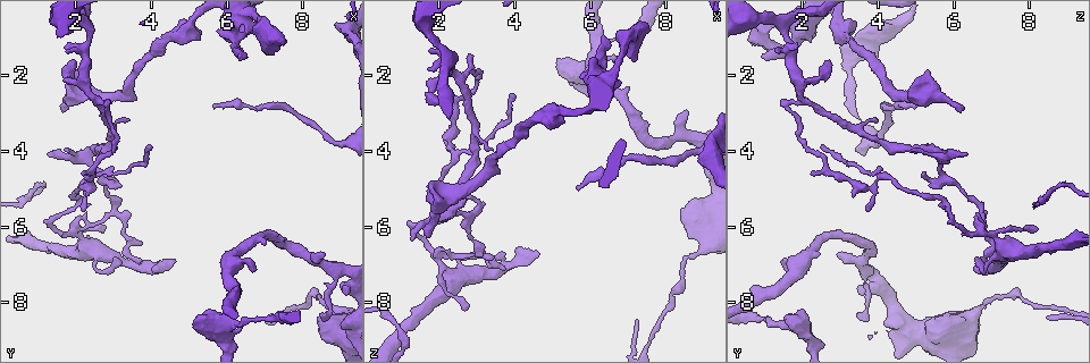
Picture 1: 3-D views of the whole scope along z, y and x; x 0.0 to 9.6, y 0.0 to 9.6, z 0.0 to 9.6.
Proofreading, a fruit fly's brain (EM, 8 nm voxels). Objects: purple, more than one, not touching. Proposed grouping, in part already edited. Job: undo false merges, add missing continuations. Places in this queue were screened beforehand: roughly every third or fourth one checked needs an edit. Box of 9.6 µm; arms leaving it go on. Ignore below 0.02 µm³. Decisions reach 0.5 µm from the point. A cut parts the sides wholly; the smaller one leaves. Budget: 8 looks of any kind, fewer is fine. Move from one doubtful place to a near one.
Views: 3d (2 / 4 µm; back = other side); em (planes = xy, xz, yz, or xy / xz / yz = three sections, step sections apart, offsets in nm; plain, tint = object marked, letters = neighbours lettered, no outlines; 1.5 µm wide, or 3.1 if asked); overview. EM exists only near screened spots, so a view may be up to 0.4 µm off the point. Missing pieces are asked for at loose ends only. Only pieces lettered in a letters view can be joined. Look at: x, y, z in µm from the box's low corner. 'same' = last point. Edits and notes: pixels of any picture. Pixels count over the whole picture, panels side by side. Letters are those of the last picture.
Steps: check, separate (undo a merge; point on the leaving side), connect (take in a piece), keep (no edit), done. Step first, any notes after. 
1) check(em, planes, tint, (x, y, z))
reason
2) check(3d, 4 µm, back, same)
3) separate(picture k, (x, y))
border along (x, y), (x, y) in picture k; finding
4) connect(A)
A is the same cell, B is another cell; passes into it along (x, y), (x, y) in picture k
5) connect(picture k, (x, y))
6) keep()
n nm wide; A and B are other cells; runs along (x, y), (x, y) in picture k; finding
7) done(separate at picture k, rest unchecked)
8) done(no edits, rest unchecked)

check(em, planes, letters, (4.65, 6.90, 6.80))
an open end

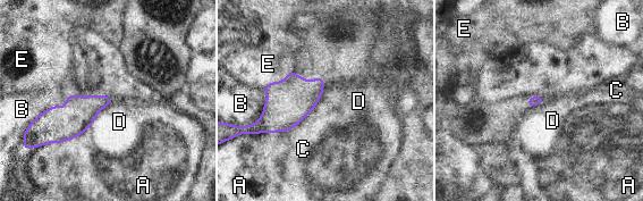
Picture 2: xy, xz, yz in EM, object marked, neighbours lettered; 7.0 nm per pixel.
keep()
A, B, C, D and E are other cells; border along (112, 100), (100, 110), (95, 119) in picture 2; no lettered piece goes on from it

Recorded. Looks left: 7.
check(em, planes, tint, (3.00, 5.55, 6.75))
two arms in line, one across

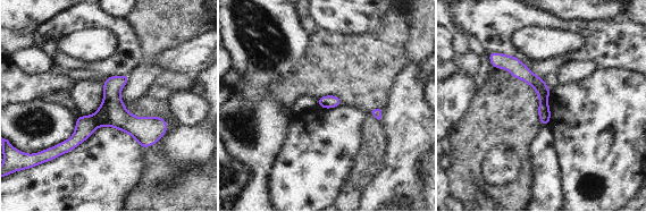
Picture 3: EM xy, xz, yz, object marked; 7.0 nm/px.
check(em, planes, letters, same)
see the neighbours

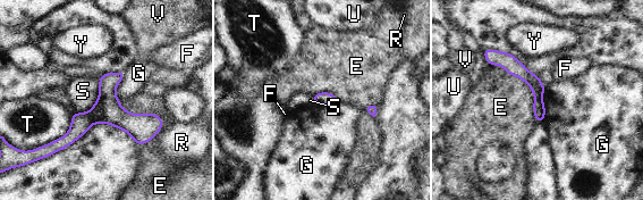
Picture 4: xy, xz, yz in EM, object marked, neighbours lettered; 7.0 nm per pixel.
separate(picture 4, (82, 122))
100 nm wide; E, F, G, R, S, T, U, V and Y are other cells; two cells meet here

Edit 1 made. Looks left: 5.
check(overview)
see it whole again

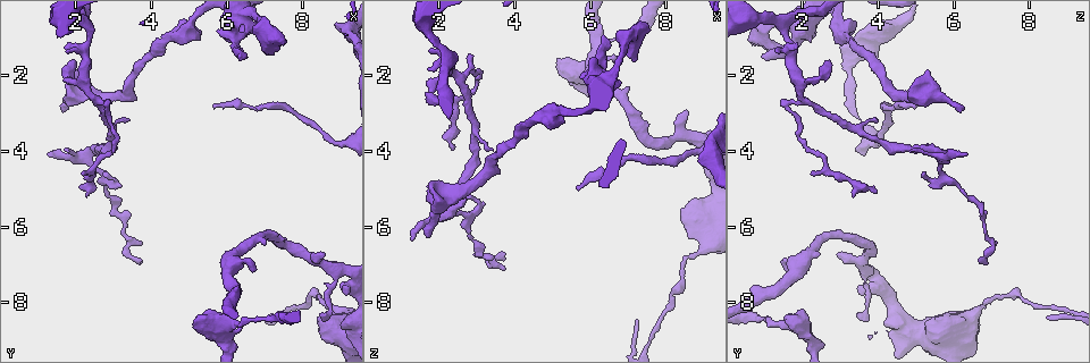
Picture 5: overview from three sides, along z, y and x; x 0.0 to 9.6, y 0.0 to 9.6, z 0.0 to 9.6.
check(em, xz, step 8, tint, (2.30, 5.15, 3.90))
an open end

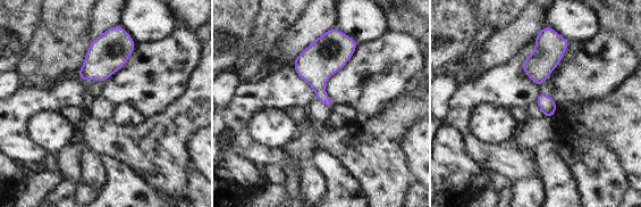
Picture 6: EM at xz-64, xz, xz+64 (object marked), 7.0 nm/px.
check(em, planes, letters, same)

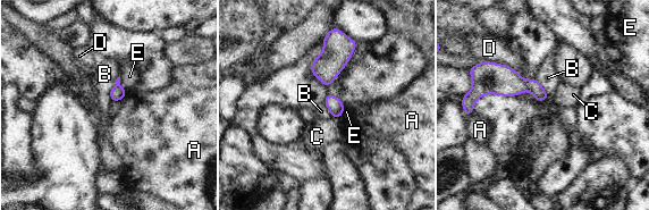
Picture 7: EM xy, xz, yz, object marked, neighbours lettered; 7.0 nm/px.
keep()
D touches over 240 nm; A, B, C, D and E are other cells; border along (119, 76), (110, 90), (110, 101) in picture 7; no lettered piece goes on from it

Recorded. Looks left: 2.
done(separate at picture 4, rest unchecked)

